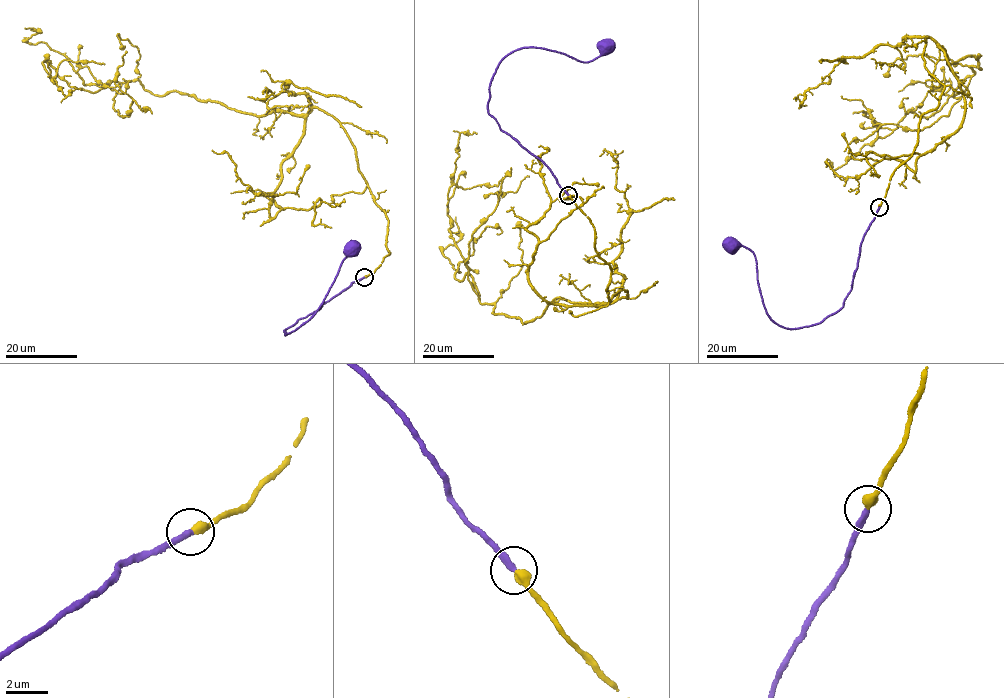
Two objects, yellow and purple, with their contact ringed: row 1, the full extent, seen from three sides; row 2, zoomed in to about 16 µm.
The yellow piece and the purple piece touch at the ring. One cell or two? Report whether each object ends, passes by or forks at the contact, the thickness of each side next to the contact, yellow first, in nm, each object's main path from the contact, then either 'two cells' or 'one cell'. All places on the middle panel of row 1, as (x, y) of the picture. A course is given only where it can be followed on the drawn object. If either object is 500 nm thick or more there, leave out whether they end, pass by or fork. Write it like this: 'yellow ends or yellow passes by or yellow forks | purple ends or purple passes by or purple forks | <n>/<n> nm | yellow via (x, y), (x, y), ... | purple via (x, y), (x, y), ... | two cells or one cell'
yellow ends | purple ends | 420/300 nm | yellow via (568, 195), (610, 301), (628, 297), (492, 312), (447, 214), (477, 133) | purple via (568, 195), (549, 168), (489, 113), (490, 84), (502, 59), (526, 47), (586, 62), (605, 54), (609, 45) | one cell

